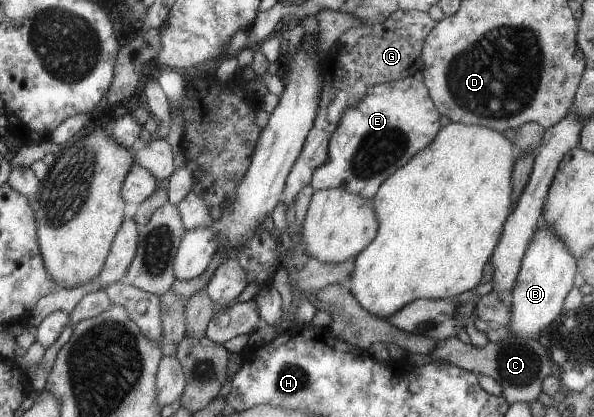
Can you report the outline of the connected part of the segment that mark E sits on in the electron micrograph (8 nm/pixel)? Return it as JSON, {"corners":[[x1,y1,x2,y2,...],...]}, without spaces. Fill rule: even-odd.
{"corners":[[412,76,366,87,360,101,340,112,340,121,328,139,326,157,311,175,312,189,340,187,370,201,391,173,427,147,439,133,439,110,426,88]]}

